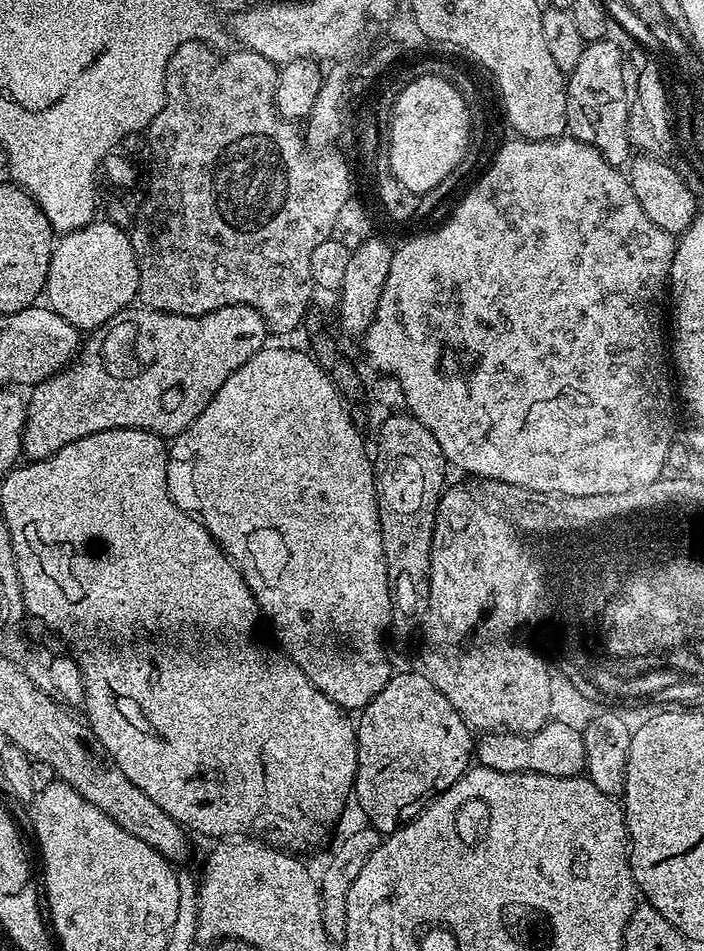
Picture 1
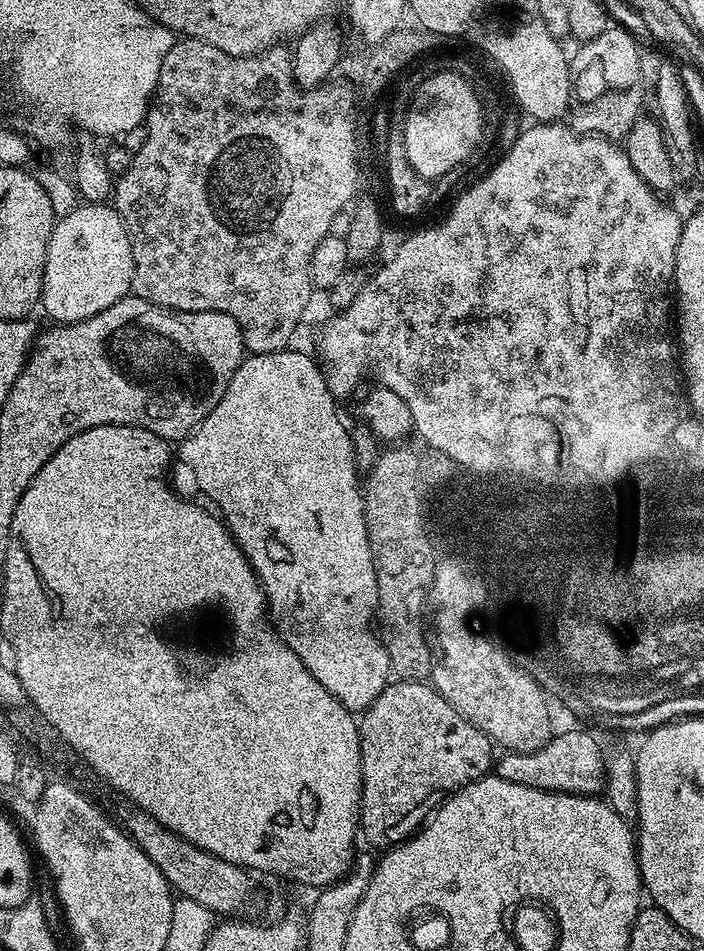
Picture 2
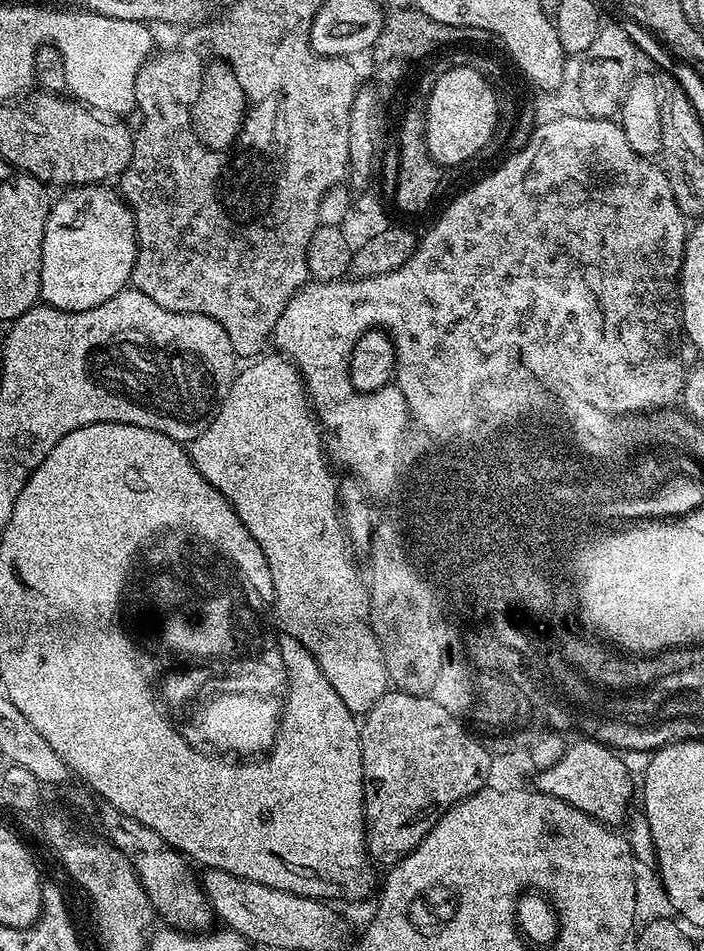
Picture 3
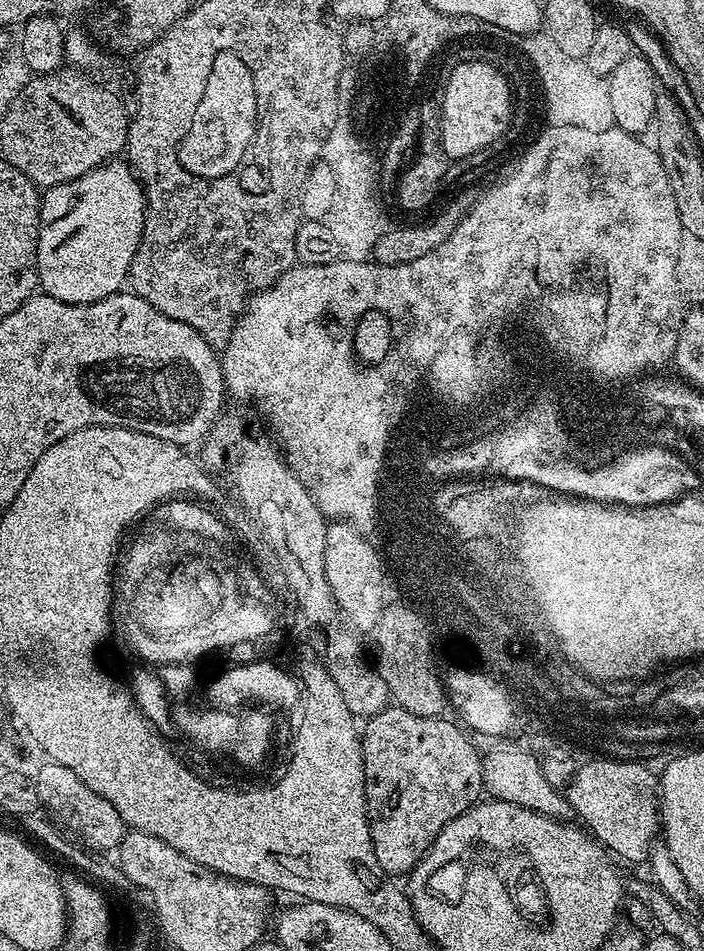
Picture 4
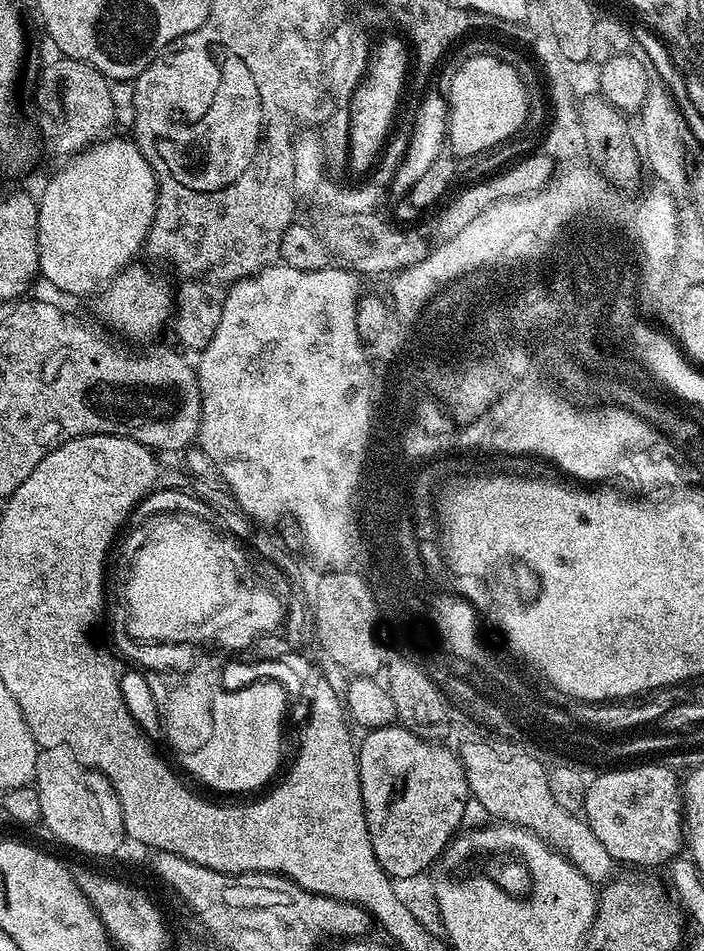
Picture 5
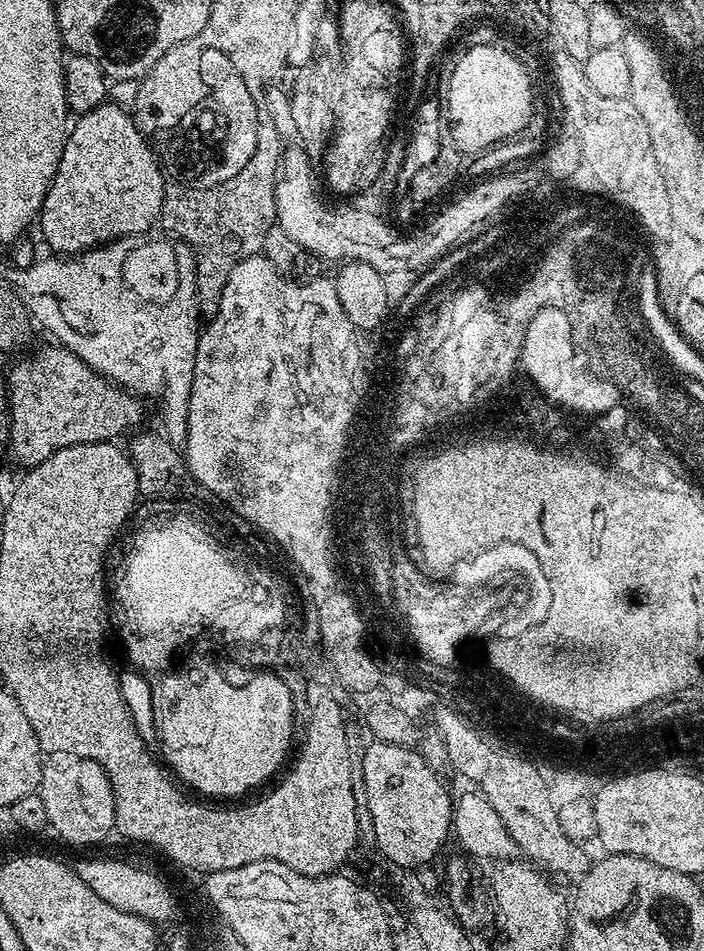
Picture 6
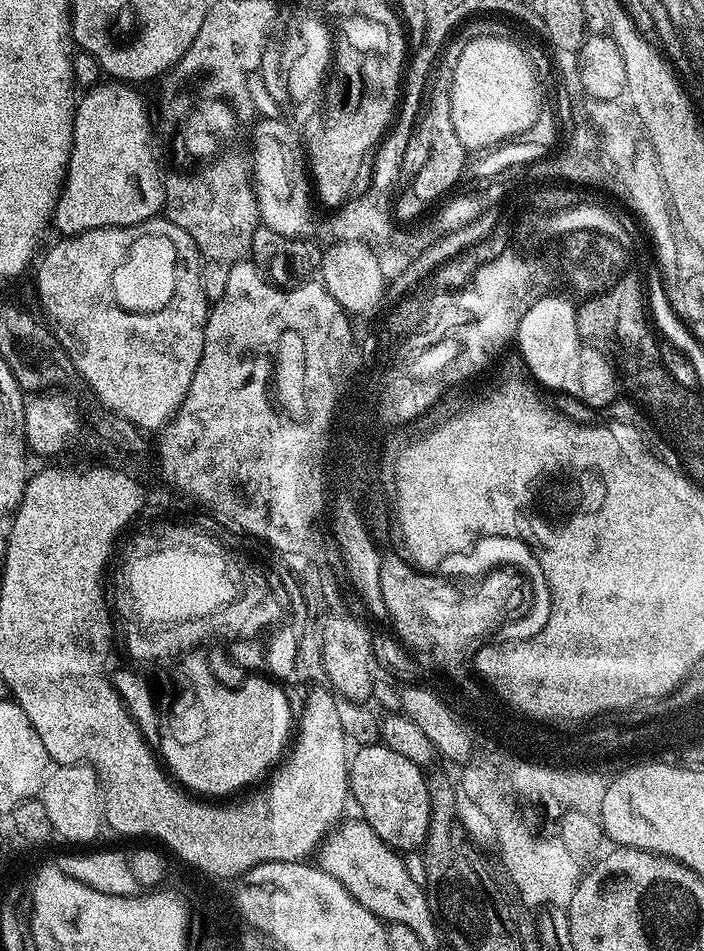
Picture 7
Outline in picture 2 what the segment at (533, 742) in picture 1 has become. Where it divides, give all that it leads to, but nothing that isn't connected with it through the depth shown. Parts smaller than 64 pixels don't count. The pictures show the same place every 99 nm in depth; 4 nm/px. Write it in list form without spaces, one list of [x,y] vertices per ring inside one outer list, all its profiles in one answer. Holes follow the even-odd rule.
[[[577,726],[569,733],[557,732],[542,746],[533,752],[505,751],[504,757],[497,759],[494,764],[495,775],[506,778],[510,782],[518,782],[522,786],[541,788],[547,792],[572,792],[576,796],[595,796],[604,787],[605,753],[600,753],[600,744],[583,727]]]

